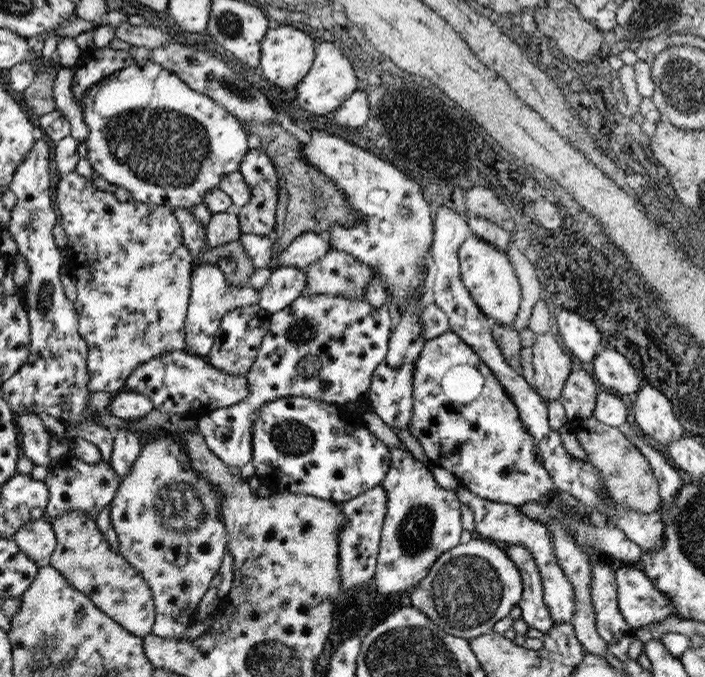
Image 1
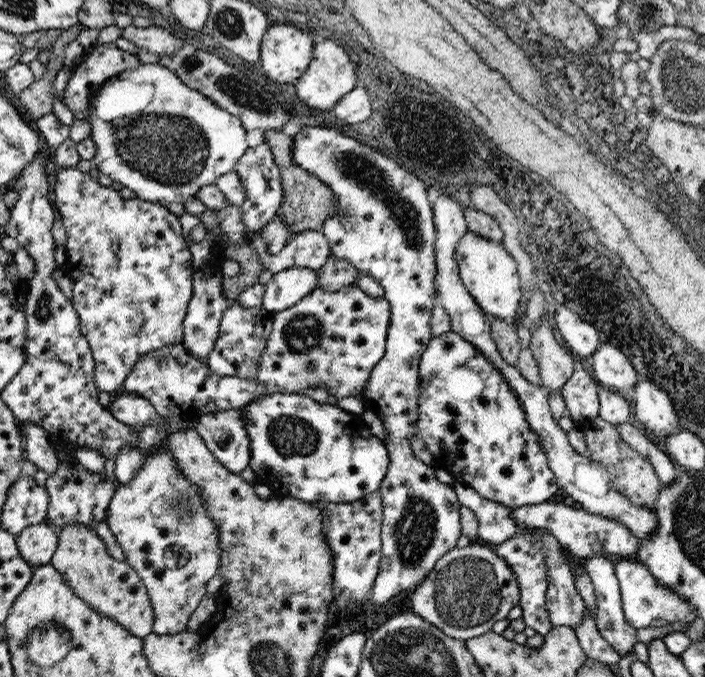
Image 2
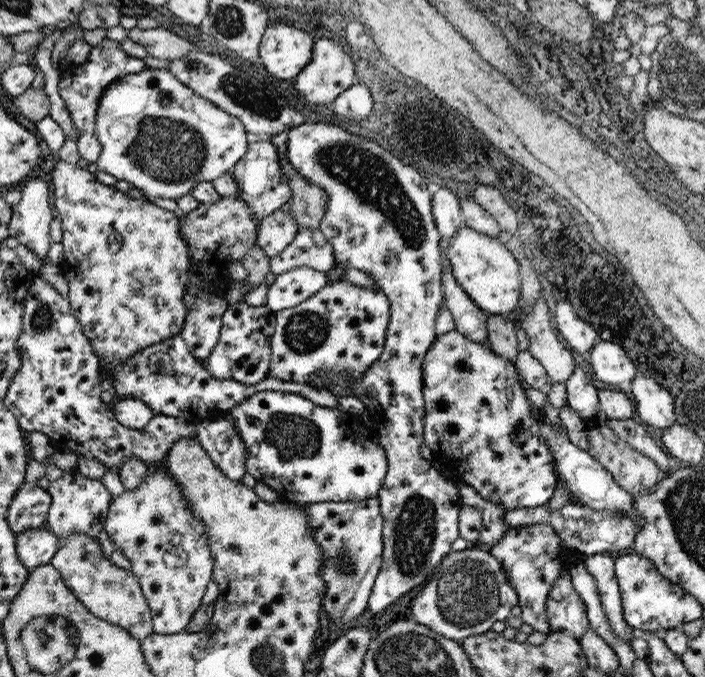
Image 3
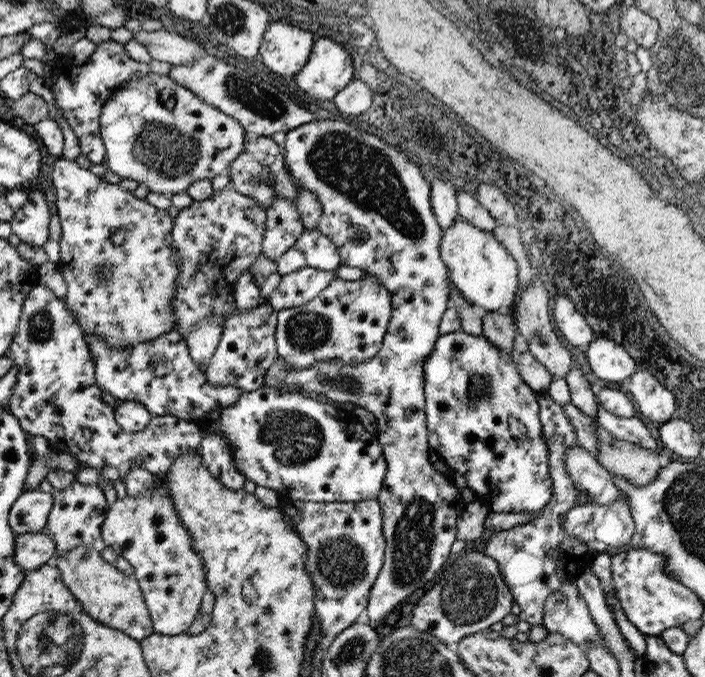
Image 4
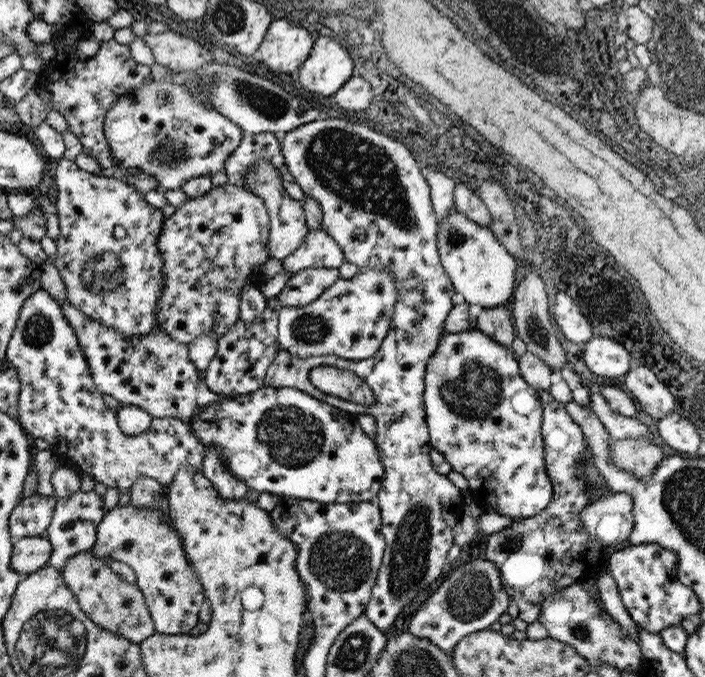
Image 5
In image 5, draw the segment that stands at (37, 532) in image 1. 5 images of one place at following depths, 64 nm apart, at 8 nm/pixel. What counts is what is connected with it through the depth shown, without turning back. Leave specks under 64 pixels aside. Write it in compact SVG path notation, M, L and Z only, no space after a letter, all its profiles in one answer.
M25 536L13 540L13 556L11 568L19 576L27 576L39 572L49 564L51 558L51 542L45 536Z

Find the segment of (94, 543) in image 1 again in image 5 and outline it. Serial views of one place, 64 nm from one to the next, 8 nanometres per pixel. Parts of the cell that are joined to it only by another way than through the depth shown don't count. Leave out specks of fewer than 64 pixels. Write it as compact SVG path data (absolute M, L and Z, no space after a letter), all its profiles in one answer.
M91 548L81 550L77 556L71 556L61 574L65 584L77 598L79 610L101 630L107 630L109 634L135 644L141 644L143 640L155 636L155 622L151 620L143 592L137 588L137 584L131 584L115 574L113 568L109 568L101 558L95 558Z

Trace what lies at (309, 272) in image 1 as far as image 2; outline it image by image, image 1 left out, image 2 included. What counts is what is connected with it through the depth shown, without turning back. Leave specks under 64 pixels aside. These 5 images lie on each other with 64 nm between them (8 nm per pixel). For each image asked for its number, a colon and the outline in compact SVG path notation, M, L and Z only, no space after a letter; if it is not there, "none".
2: M329 256L327 262L315 272L319 276L319 288L317 290L329 290L329 292L337 292L341 288L357 288L355 276L363 274L353 264L349 264L343 258L337 258L337 256Z

